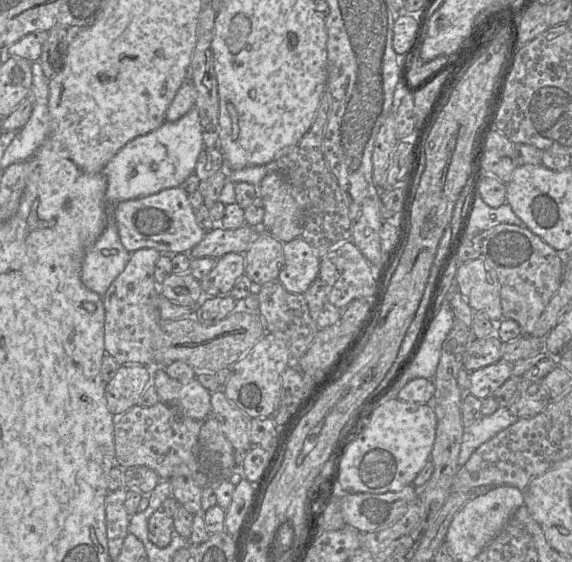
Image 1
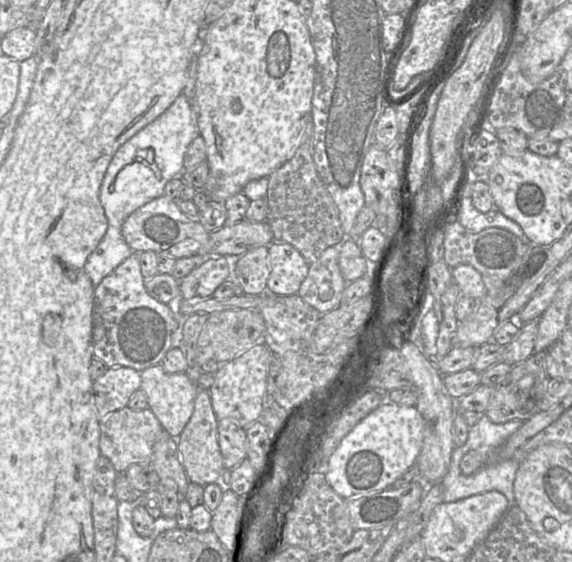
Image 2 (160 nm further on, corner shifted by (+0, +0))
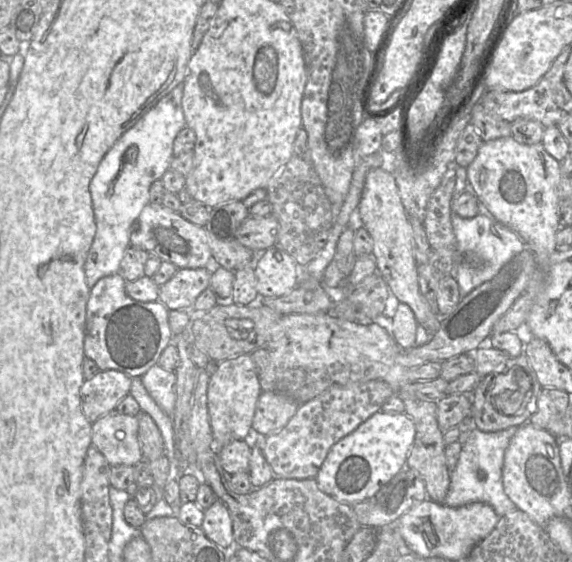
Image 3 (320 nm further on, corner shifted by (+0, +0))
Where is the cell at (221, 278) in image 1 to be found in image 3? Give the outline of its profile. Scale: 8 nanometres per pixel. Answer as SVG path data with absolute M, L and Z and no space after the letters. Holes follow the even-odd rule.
M212 267L179 268L173 277L159 286L159 298L169 310L191 310L201 292L209 287Z

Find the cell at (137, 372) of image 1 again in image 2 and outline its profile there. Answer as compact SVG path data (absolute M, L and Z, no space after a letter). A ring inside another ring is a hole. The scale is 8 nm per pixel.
M125 366L108 368L98 379L93 381L92 394L99 420L127 406L131 396L141 387L140 372Z

